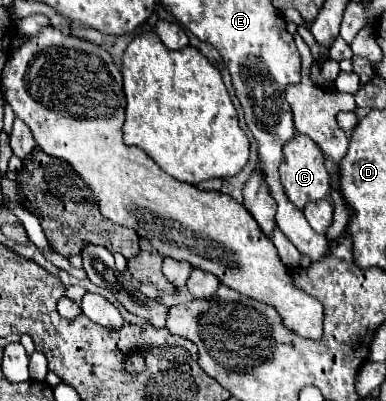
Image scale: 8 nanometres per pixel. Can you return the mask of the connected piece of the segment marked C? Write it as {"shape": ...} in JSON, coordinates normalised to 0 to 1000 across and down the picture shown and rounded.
{"shape":[[[767,332],[762,347],[751,347],[741,362],[736,362],[736,377],[731,377],[736,397],[725,406],[725,451],[741,471],[741,486],[746,496],[772,516],[772,521],[788,521],[788,511],[798,501],[829,501],[845,491],[850,471],[855,471],[855,436],[839,416],[839,382],[829,377],[829,367],[793,337],[777,337]]]}

